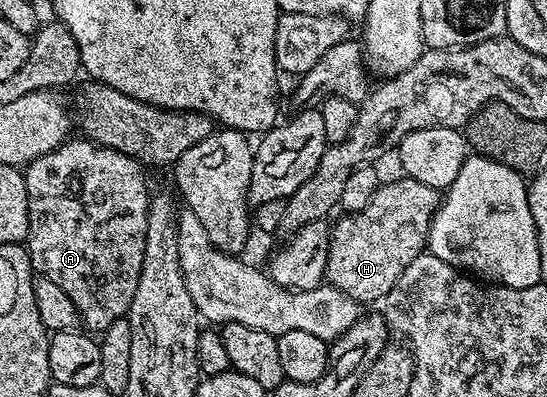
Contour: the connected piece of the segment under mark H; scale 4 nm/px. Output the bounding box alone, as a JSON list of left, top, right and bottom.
[325,178,439,305]

